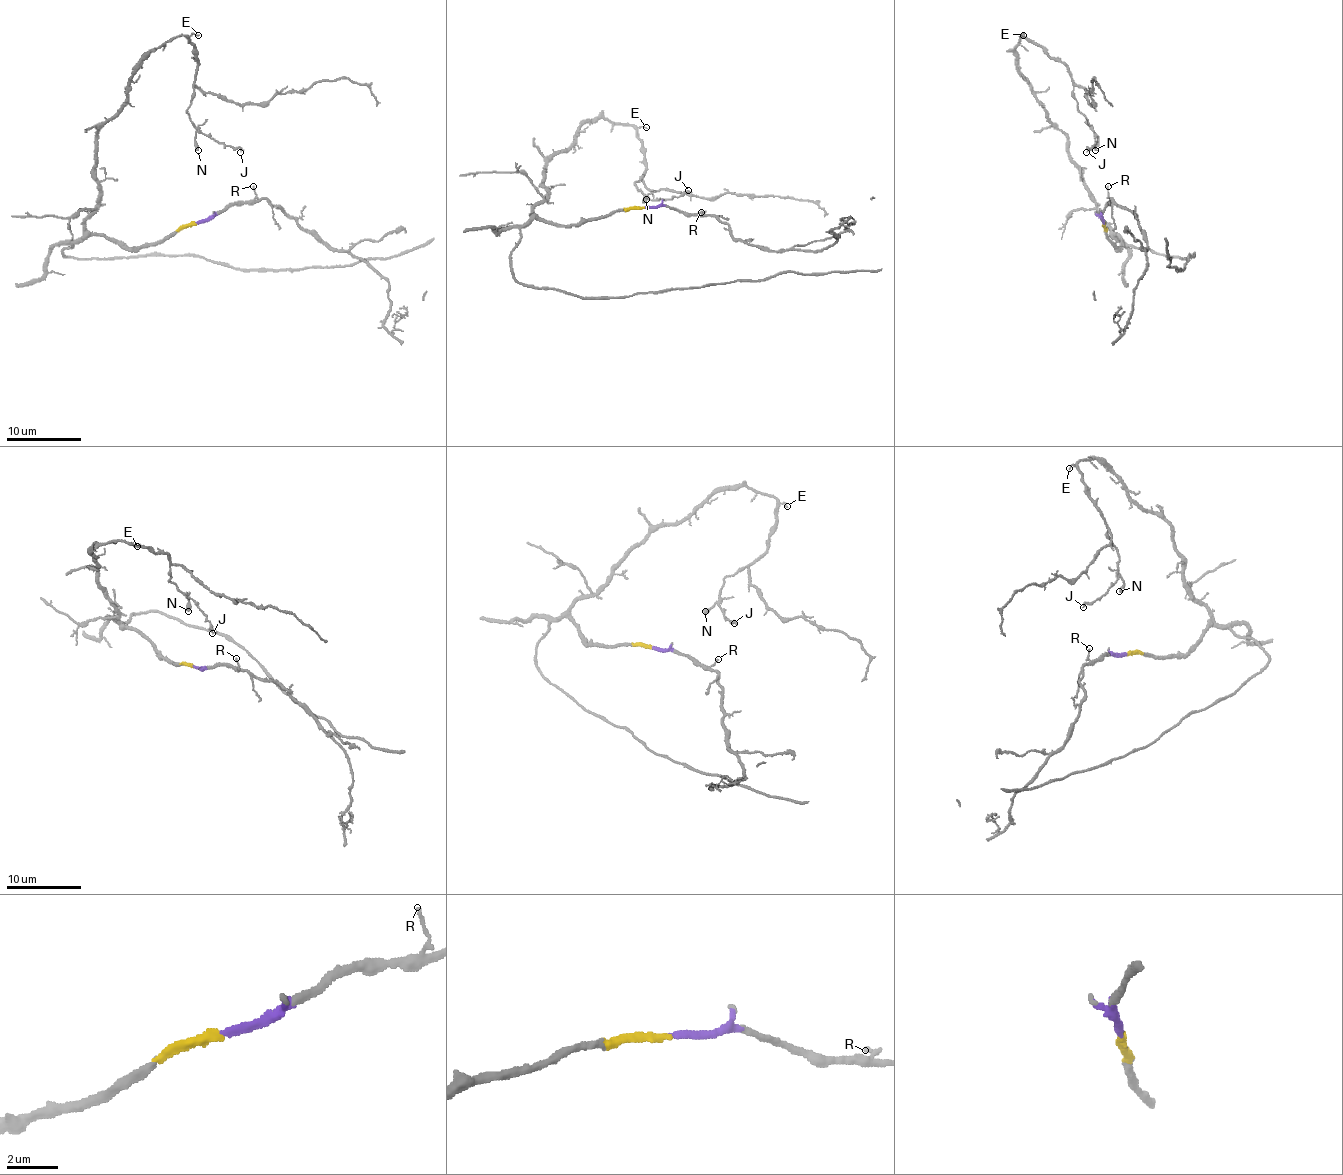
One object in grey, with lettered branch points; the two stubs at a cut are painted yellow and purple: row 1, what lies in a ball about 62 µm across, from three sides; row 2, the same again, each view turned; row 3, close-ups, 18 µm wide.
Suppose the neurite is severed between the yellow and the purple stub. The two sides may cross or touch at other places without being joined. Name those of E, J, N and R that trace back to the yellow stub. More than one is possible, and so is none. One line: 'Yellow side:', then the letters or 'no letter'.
Yellow side: E, J, N

